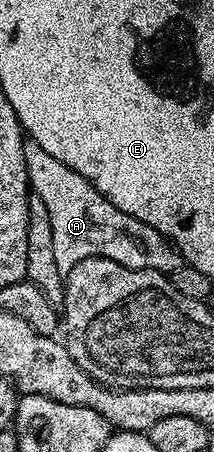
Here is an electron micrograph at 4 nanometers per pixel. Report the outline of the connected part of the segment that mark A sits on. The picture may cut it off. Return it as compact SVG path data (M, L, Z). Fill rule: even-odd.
M25 138L23 160L27 164L32 193L37 194L39 200L43 200L51 215L55 265L62 276L69 274L71 268L79 264L79 260L88 258L106 258L127 268L158 270L161 274L168 275L182 267L181 253L168 238L155 232L155 228L135 220L135 216L119 212L119 208L115 208L115 204L103 197L86 178L79 176L79 172L67 168L63 160L47 156L47 152L43 152L43 148L39 148L33 138Z

